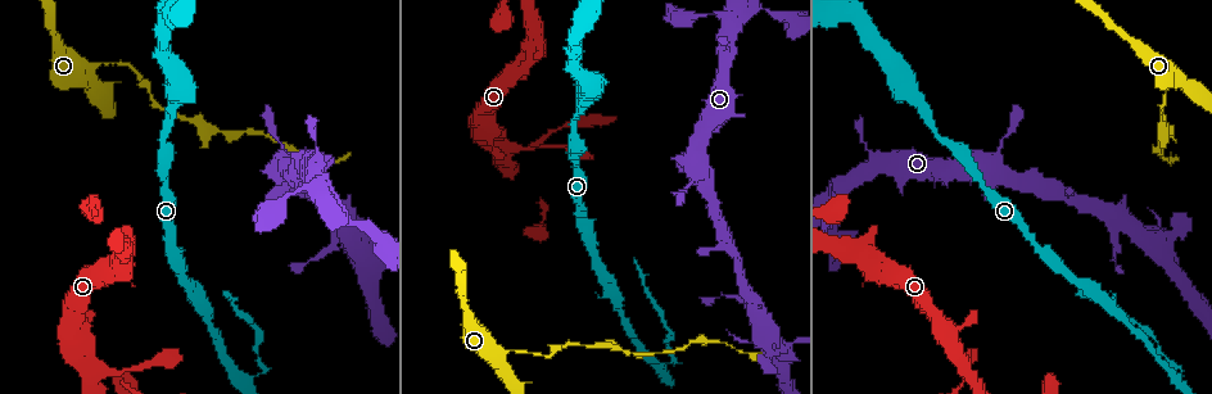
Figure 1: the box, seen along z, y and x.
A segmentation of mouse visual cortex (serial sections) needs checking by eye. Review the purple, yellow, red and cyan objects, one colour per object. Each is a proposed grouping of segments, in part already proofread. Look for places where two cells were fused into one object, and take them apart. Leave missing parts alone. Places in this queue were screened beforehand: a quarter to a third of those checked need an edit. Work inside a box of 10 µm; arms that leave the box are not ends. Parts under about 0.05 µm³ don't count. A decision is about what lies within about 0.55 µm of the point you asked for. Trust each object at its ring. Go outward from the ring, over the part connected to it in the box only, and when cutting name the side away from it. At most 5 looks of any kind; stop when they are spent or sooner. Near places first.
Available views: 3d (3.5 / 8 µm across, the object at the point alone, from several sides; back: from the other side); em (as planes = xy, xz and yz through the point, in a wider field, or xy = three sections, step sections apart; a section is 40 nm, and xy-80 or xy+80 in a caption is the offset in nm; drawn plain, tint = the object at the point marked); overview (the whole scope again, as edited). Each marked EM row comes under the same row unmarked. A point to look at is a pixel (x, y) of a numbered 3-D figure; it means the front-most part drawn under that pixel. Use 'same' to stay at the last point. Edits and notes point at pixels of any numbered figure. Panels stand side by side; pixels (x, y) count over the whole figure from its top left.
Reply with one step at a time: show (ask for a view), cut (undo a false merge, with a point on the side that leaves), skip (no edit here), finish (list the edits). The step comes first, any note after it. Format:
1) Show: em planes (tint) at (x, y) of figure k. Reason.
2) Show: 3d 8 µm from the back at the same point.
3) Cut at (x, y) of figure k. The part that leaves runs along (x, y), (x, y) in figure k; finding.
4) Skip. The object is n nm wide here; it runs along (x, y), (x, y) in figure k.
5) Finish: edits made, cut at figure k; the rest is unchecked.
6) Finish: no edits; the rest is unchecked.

Show: 3d 8 µm at (122, 369) of figure 1. Two arms in line, one across.

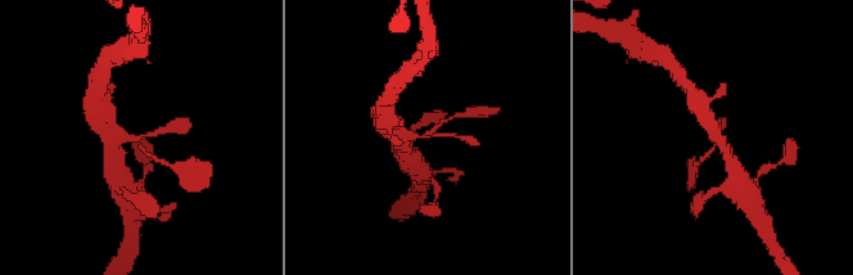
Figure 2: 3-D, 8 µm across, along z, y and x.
Show: 3d 3.5 µm at the same point. Closer look.

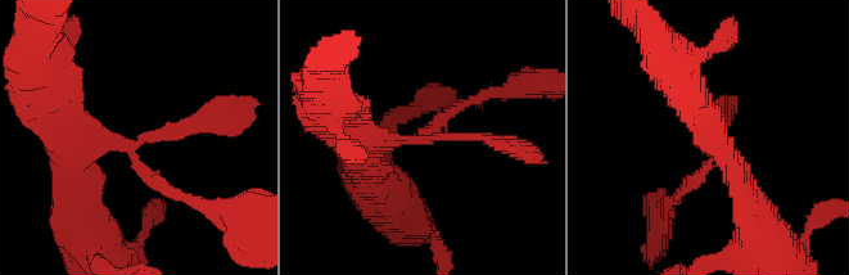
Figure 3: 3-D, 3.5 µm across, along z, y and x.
Show: em xy step 3 (tint) at (425, 140) of figure 3.

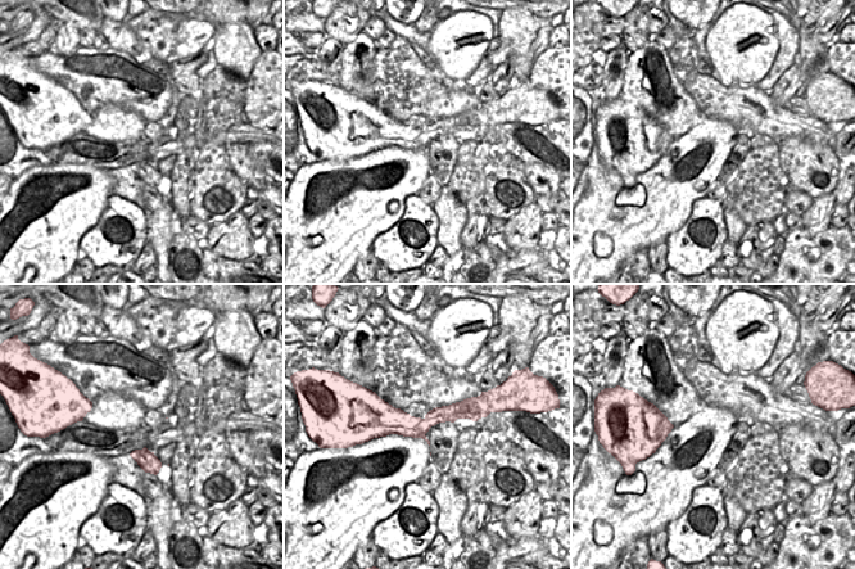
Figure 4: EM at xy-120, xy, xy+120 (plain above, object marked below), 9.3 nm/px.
Skip. The object is 220 nm wide here; it runs along (480, 411), (372, 420) in figure 4; one cell here.

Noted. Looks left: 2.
Show: 3d 3.5 µm at (1145, 235) of figure 1. Three-way junction.

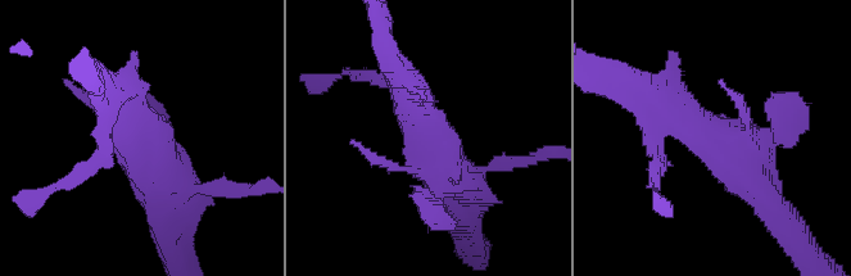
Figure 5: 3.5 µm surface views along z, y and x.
Show: em xy step 2 (tint) at (136, 139) of figure 5.

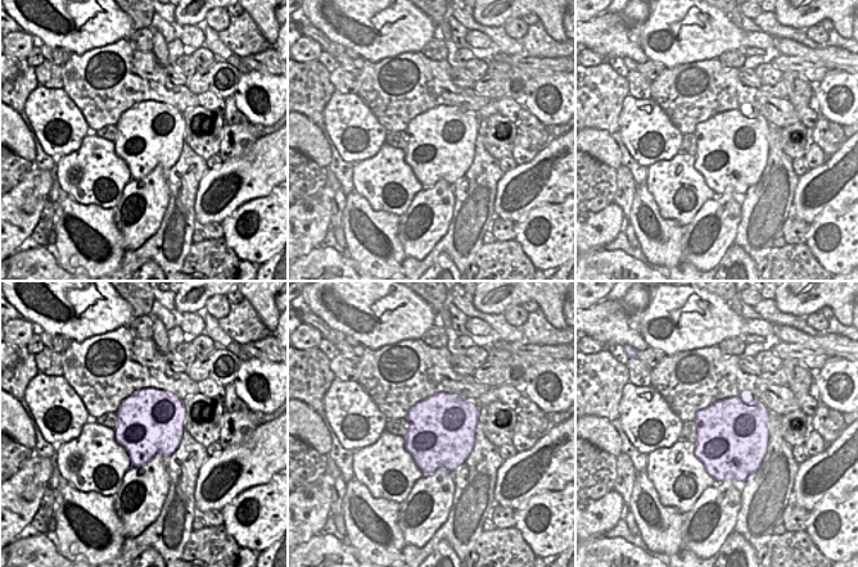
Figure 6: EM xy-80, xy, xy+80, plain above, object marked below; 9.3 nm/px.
Skip. One cell here.

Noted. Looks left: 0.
Finish: no edits; the rest is unchecked.

